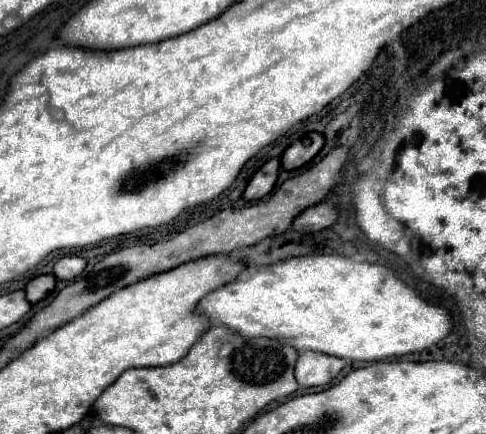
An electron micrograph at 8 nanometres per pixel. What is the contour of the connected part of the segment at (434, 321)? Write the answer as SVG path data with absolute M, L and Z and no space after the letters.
M305 255L269 265L247 277L211 291L197 307L211 323L225 325L245 337L269 337L287 343L299 351L311 349L349 361L381 361L423 351L445 339L453 319L445 307L427 303L415 289L405 285L389 267L367 261L353 261L343 255Z

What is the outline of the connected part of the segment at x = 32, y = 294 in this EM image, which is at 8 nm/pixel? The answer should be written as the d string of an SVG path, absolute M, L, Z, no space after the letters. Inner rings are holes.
M39 275L35 279L31 279L25 287L25 293L27 293L27 301L29 303L37 303L41 299L47 297L49 291L53 291L55 287L55 277L53 275Z

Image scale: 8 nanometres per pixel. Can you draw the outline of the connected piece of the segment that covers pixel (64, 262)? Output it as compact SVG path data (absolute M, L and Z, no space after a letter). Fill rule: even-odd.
M69 255L69 257L61 257L55 267L53 267L53 275L61 281L69 281L73 277L77 277L83 269L85 269L85 259L83 257L75 257L75 255Z

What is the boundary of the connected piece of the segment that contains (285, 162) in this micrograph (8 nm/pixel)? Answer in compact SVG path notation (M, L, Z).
M307 133L303 139L295 141L281 157L283 169L299 169L309 163L323 147L325 139L321 133Z

